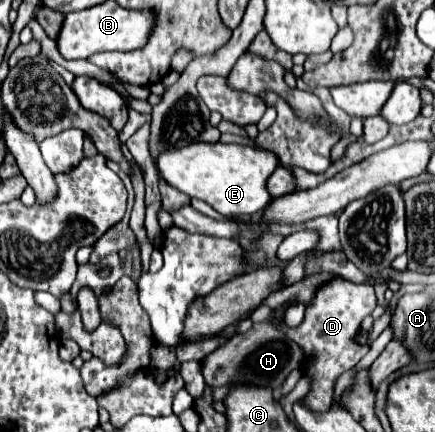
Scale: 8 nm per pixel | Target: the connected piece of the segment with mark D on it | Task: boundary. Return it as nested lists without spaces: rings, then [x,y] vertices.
[[[339,277],[339,279],[333,279],[327,285],[319,287],[311,305],[305,311],[303,323],[297,329],[289,329],[285,323],[281,325],[283,331],[287,333],[287,337],[293,339],[305,351],[305,357],[313,359],[313,365],[307,369],[307,375],[313,379],[313,387],[311,387],[309,395],[305,397],[307,405],[311,409],[327,411],[331,405],[333,385],[335,385],[337,377],[341,373],[349,371],[351,367],[355,367],[357,361],[369,351],[367,345],[357,345],[353,341],[353,337],[359,331],[361,321],[367,315],[371,315],[375,307],[377,307],[377,299],[375,299],[373,287],[361,285],[361,283],[351,283],[351,281]]]

